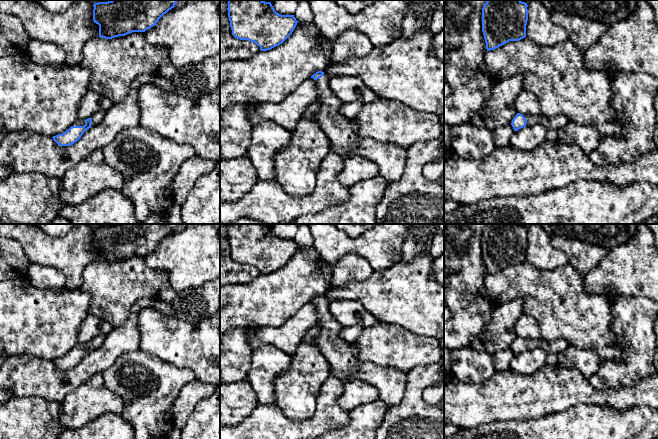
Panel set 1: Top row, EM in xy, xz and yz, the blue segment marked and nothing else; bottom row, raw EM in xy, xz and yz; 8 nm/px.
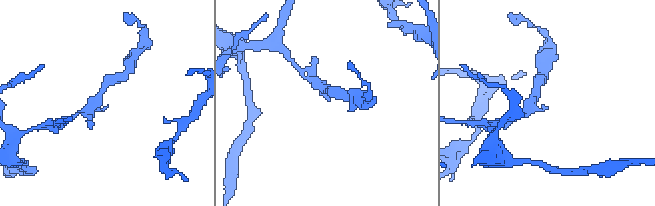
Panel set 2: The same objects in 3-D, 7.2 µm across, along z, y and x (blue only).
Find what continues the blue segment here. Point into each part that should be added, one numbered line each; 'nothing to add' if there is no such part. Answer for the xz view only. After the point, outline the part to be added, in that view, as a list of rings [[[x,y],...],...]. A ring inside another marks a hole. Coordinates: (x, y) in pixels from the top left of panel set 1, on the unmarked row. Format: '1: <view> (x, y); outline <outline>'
1: xz (342, 356); outline [[[327,298],[317,303],[316,309],[320,333],[314,342],[330,364],[330,375],[345,381],[358,370],[361,360],[357,349],[352,342],[340,336],[343,326],[328,313]]]

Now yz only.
1: yz (559, 345); outline [[[523,338],[523,340],[527,344],[526,350],[533,350],[541,347],[547,353],[558,354],[570,346],[570,342],[565,339],[557,339],[554,341],[544,341],[543,339],[534,340],[534,339]]]

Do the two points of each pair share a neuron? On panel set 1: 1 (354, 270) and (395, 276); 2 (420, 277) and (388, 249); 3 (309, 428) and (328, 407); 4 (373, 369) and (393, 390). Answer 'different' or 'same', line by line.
1: different
2: different
3: same
4: same

